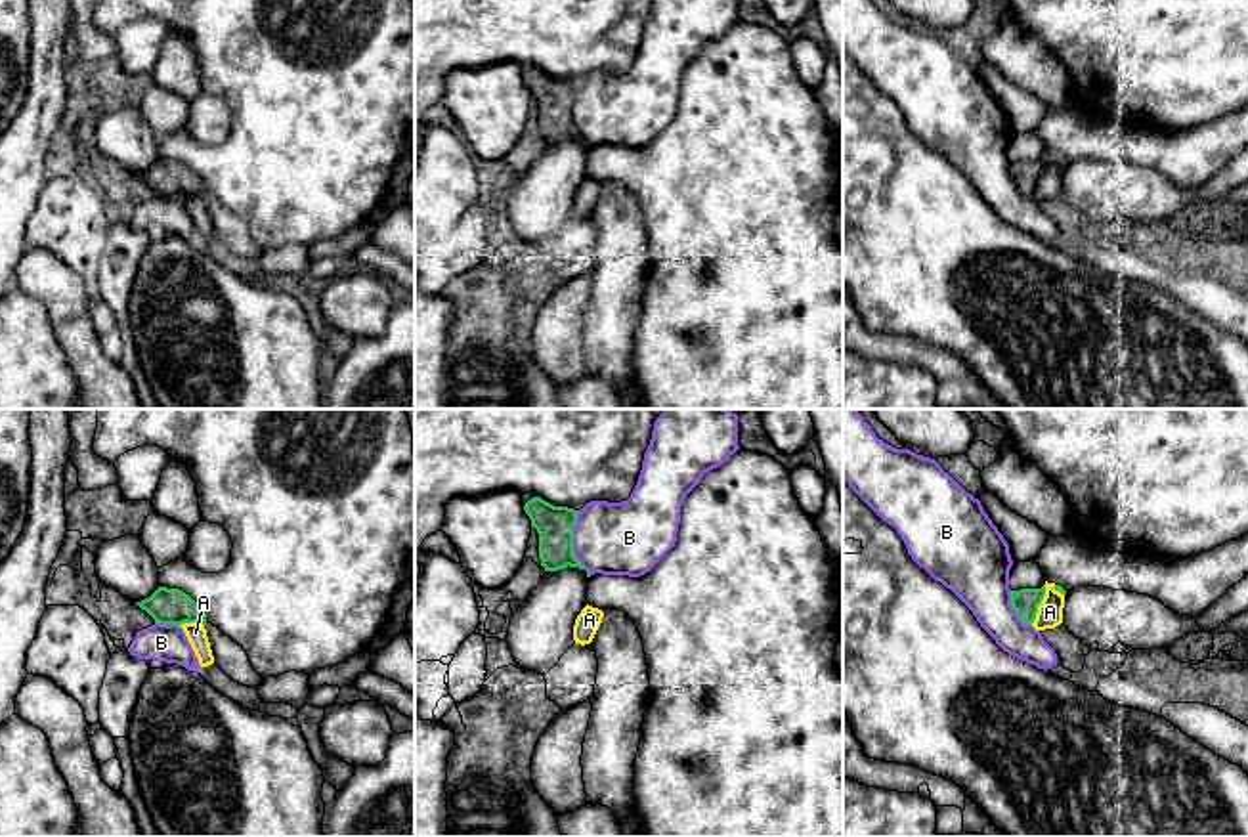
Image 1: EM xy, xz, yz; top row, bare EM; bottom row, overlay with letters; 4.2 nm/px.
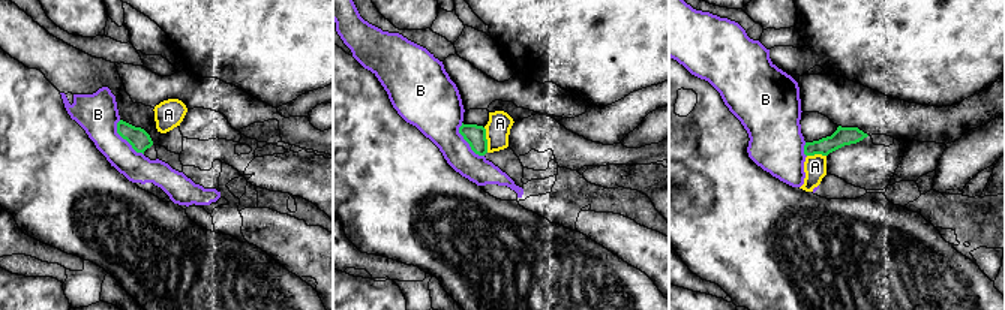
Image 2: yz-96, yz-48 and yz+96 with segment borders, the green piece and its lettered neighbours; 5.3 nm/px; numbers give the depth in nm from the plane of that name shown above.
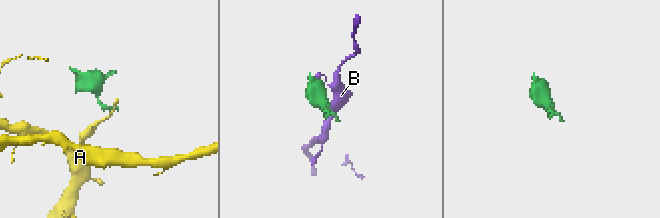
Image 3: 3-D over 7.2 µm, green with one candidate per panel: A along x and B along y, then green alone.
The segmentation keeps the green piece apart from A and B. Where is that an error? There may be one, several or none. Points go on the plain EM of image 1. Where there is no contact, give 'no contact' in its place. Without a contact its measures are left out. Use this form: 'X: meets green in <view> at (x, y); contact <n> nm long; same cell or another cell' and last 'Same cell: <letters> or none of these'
A: meets green in yz at (1040, 174); contact 180 nm long; another cell
B: meets green in xz at (572, 115); contact 280 nm long; another cell
Same cell: none of these

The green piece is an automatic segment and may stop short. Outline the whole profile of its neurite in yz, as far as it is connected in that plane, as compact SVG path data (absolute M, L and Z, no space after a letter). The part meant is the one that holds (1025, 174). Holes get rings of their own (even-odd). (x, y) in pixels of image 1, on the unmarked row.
M1045 159L1011 162L1011 178L1024 197L1034 195L1038 178L1042 176L1044 168L1045 168Z

